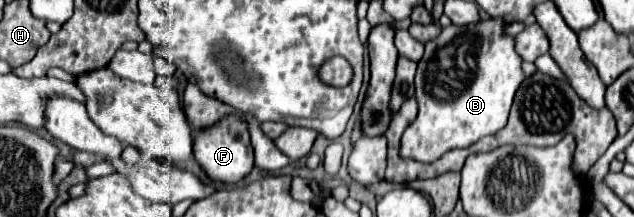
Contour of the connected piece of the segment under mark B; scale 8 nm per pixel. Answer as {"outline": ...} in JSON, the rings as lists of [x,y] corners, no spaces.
{"outline":[[[488,18],[478,20],[468,26],[446,26],[442,32],[426,42],[426,52],[418,62],[416,72],[416,100],[418,100],[418,116],[406,128],[402,136],[400,154],[404,158],[412,158],[418,162],[438,160],[444,152],[452,148],[468,148],[484,136],[496,134],[508,122],[512,98],[518,86],[524,82],[522,58],[514,50],[514,36],[506,34],[504,18]]]}

